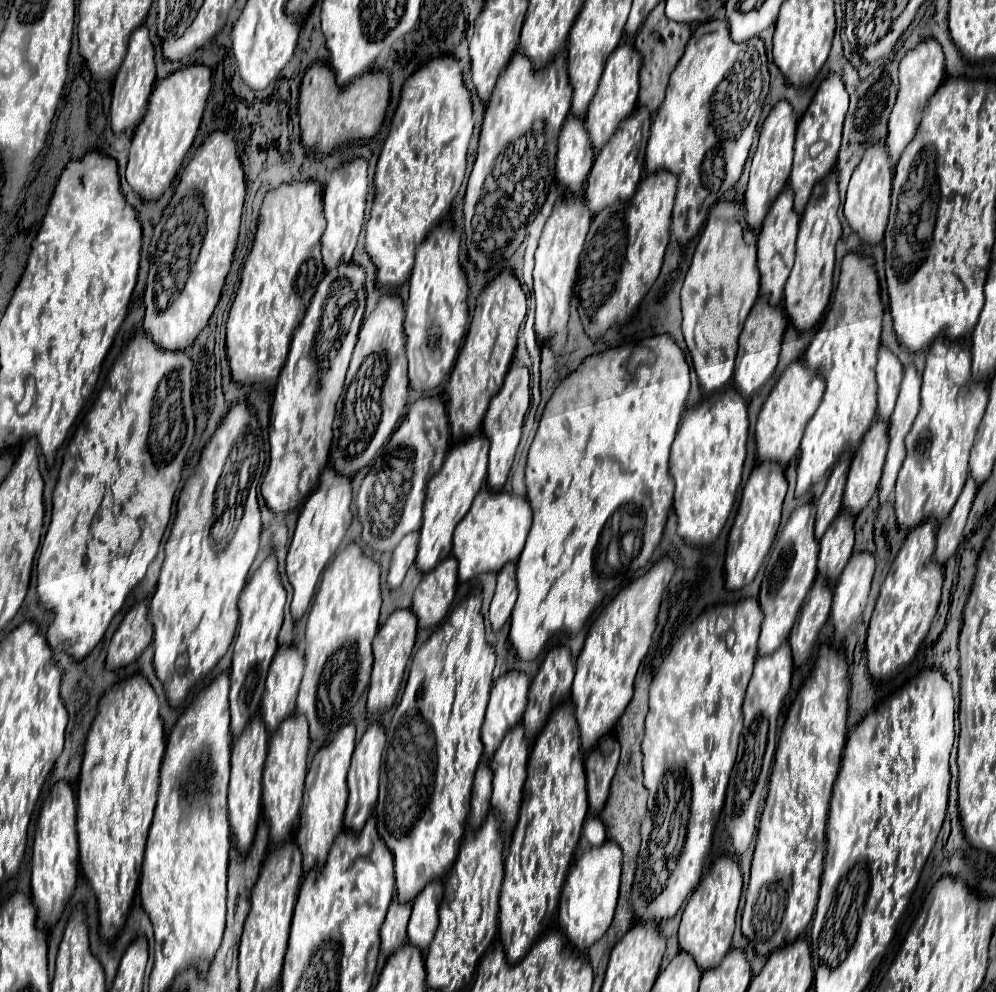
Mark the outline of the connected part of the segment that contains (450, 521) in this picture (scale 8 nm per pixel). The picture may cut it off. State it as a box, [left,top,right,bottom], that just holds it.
[415,436,489,574]

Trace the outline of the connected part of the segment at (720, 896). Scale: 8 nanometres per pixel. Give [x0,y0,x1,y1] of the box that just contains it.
[679,856,741,970]

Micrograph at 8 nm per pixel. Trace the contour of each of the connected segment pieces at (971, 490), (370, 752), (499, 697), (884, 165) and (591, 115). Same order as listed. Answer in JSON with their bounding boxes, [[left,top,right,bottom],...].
[[933,478,977,566],[345,724,387,834],[481,670,529,758],[845,144,893,244],[585,42,641,152]]

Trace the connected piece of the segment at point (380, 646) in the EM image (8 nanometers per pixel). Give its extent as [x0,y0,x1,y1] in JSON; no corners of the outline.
[367,610,417,714]

